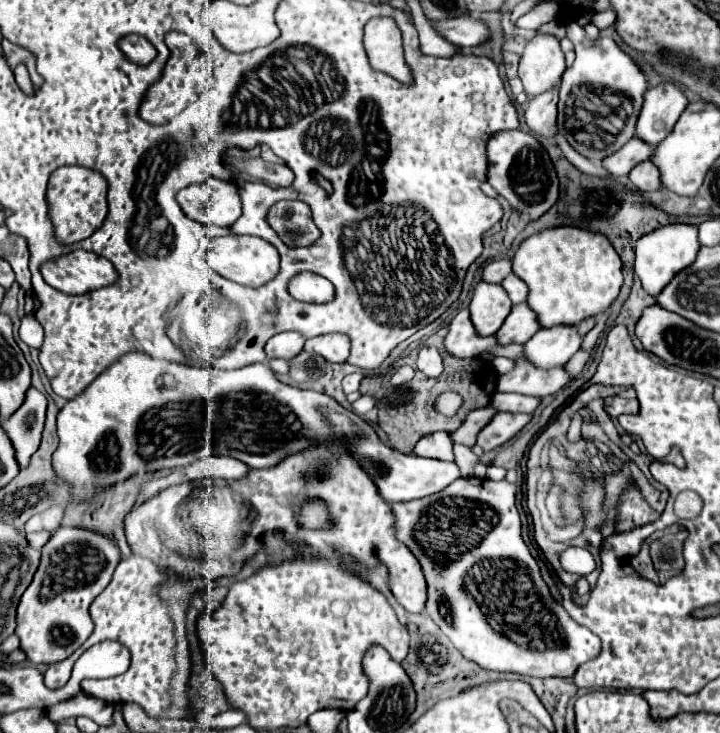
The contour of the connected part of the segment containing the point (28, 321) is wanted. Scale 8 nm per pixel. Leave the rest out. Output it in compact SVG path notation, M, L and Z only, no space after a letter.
M25 315L25 317L21 319L19 337L21 337L29 347L41 347L41 343L43 343L43 327L41 327L41 323L35 319L35 315Z

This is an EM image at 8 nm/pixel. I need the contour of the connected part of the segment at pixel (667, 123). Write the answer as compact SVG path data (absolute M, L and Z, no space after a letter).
M671 83L649 89L635 125L635 137L651 143L651 147L659 145L669 135L687 103L683 91Z

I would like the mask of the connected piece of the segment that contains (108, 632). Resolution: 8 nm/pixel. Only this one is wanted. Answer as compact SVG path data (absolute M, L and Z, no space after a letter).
M133 557L129 563L131 563L131 569L125 569L127 579L113 579L105 587L105 591L99 593L91 603L91 619L95 625L91 637L71 657L49 665L45 673L45 685L51 689L63 687L69 681L73 663L87 647L103 639L117 639L131 651L129 671L111 679L83 679L81 689L87 695L99 697L107 703L139 703L149 717L159 717L167 707L167 685L175 667L171 621L169 617L165 617L165 605L155 593L157 585L161 585L163 581L141 577L141 569L139 569L141 557Z

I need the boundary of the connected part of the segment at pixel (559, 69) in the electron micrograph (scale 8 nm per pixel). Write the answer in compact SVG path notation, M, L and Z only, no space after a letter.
M537 33L519 61L519 79L529 97L557 89L565 71L565 57L553 35Z

